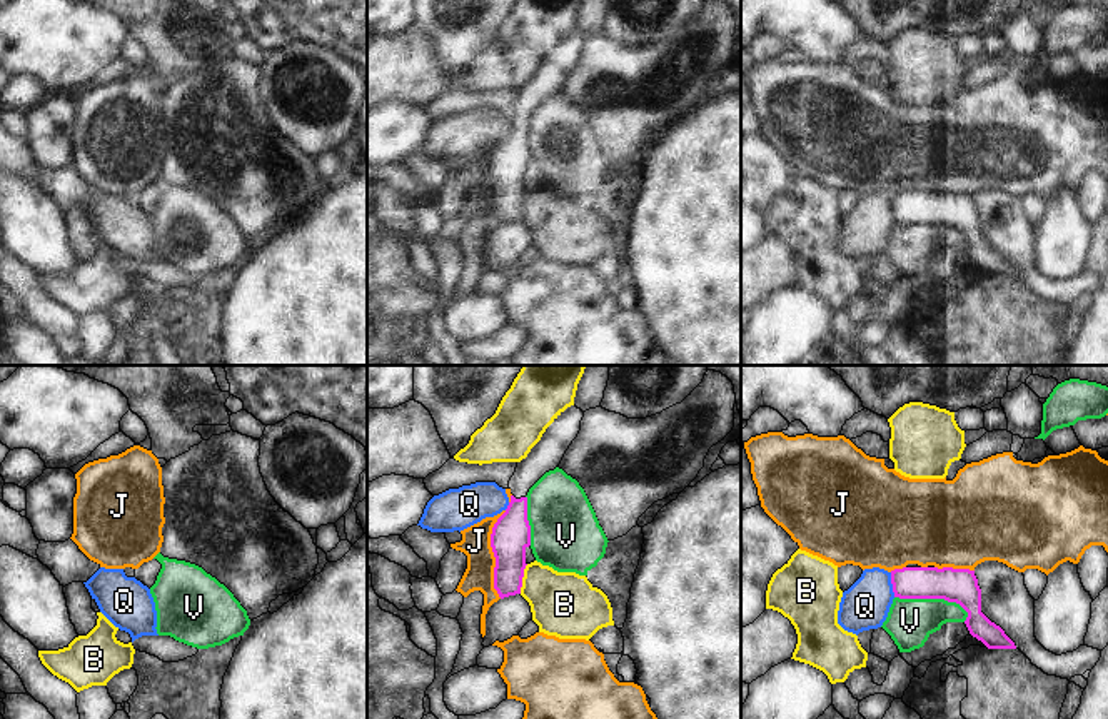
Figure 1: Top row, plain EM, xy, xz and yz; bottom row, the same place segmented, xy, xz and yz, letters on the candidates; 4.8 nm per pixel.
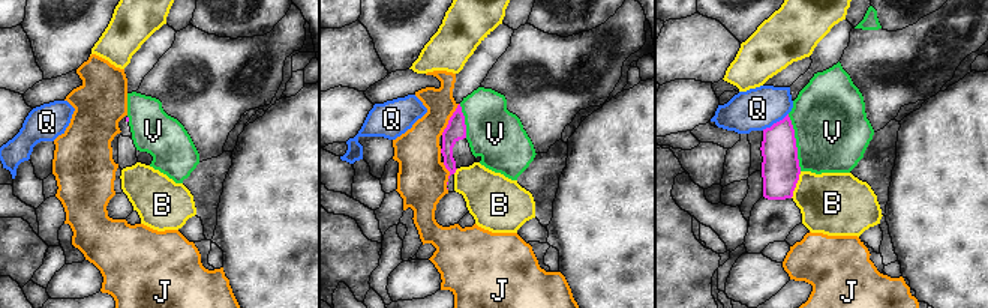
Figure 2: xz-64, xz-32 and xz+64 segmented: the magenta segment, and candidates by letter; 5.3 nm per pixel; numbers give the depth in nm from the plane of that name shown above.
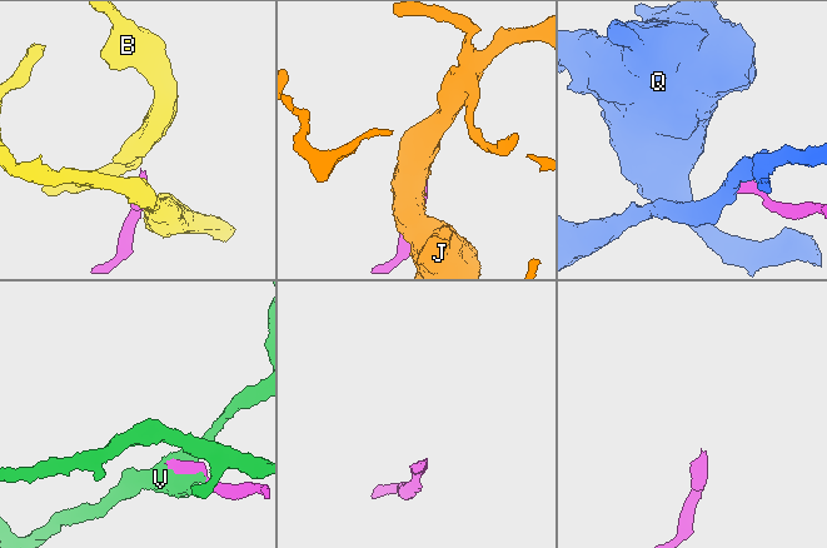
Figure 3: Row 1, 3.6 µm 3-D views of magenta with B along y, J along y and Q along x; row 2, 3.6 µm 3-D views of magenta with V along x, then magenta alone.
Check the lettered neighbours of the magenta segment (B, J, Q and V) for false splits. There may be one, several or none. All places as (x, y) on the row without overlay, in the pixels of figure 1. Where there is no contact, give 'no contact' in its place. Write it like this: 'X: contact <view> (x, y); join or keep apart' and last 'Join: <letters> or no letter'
B: contact xz (521, 206); keep apart
J: contact xz (494, 181); keep apart
Q: contact yz (891, 209); keep apart
V: contact yz (933, 224); keep apart
Join: no letter

